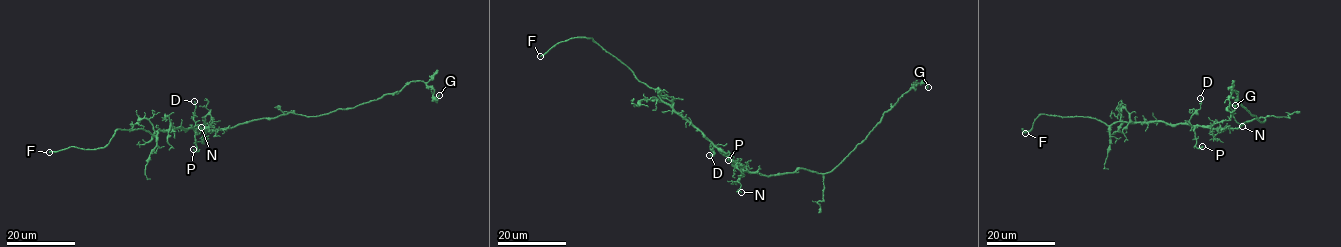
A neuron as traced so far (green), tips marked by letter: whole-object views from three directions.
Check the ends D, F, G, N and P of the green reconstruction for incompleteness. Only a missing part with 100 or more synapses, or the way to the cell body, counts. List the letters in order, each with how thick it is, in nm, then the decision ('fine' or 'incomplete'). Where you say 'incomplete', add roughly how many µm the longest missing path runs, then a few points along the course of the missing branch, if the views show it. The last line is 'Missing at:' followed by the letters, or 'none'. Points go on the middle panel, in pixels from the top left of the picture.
D: 120 nm | fine
F: 150 nm | incomplete | 10 µm | (540, 56), (524, 69), (520, 78)
G: 120 nm | fine
N: 100 nm | fine
P: 90 nm | fine
Missing at: F

